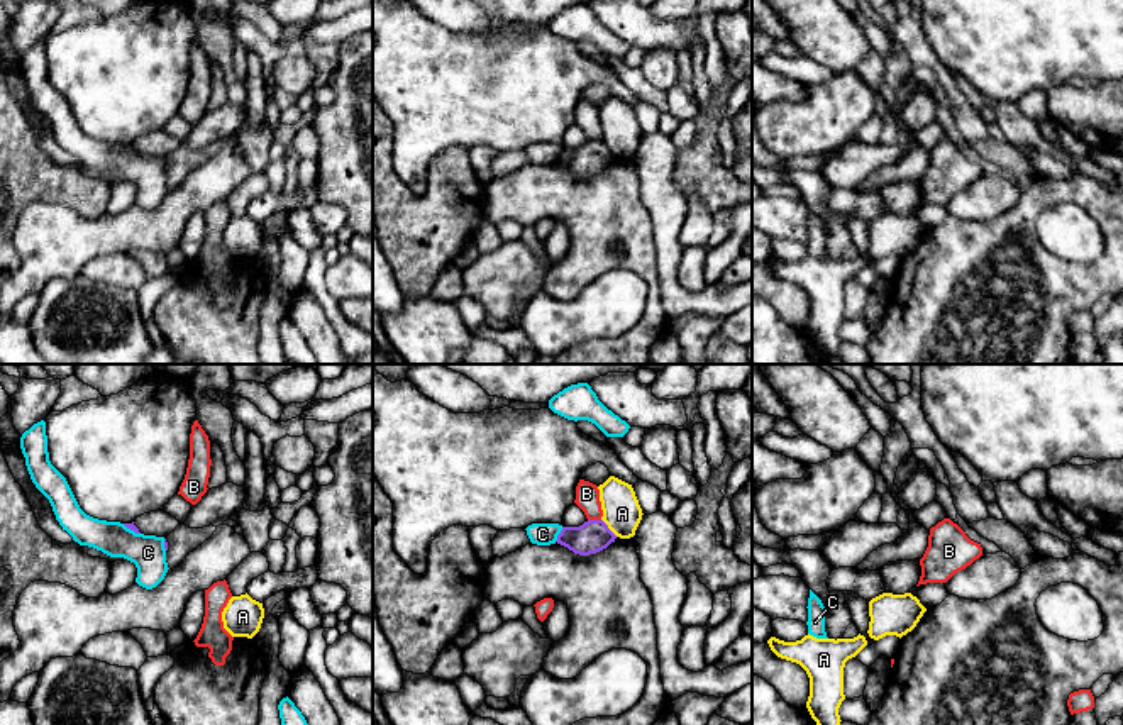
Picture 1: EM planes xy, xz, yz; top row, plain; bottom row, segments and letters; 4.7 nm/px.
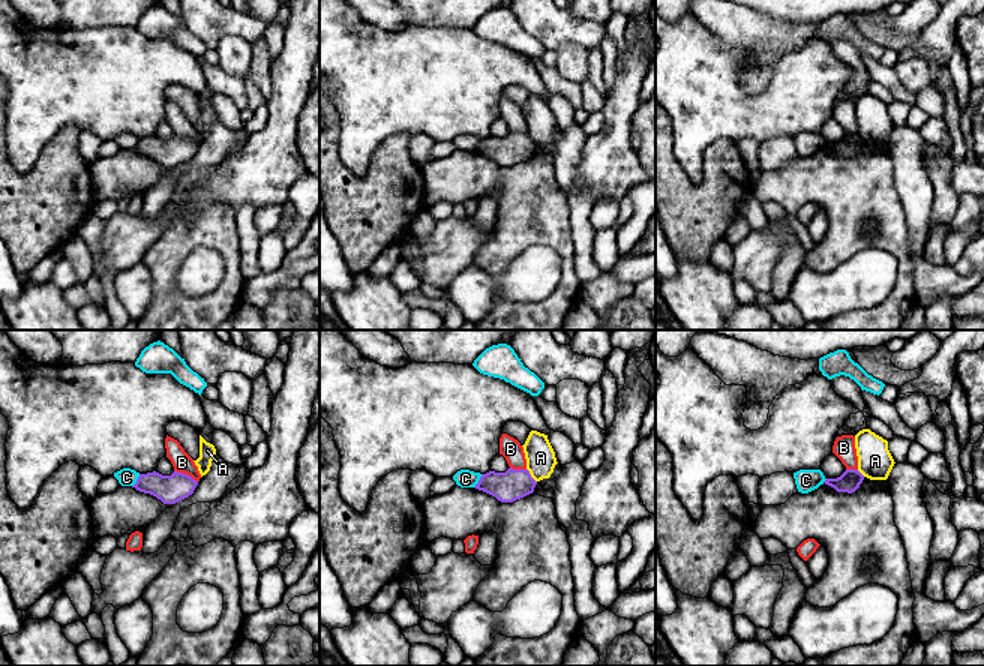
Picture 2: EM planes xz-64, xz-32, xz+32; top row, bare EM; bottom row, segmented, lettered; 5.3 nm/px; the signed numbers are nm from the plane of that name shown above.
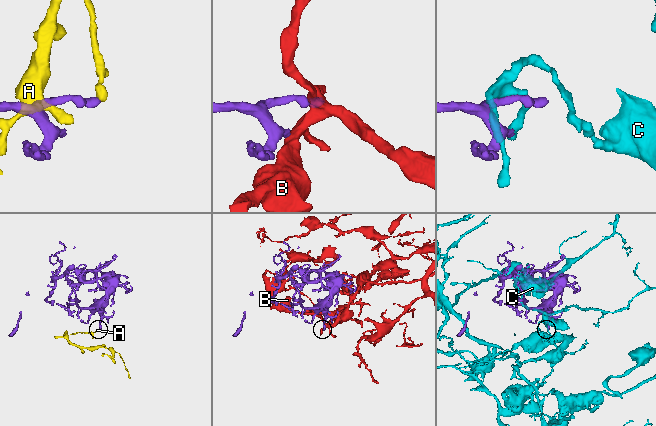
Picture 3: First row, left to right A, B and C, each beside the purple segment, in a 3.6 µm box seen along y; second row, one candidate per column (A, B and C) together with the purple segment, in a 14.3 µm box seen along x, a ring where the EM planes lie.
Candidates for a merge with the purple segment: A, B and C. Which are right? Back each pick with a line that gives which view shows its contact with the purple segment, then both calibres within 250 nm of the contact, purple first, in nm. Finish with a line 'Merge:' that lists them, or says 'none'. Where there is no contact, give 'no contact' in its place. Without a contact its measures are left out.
Merge: none

